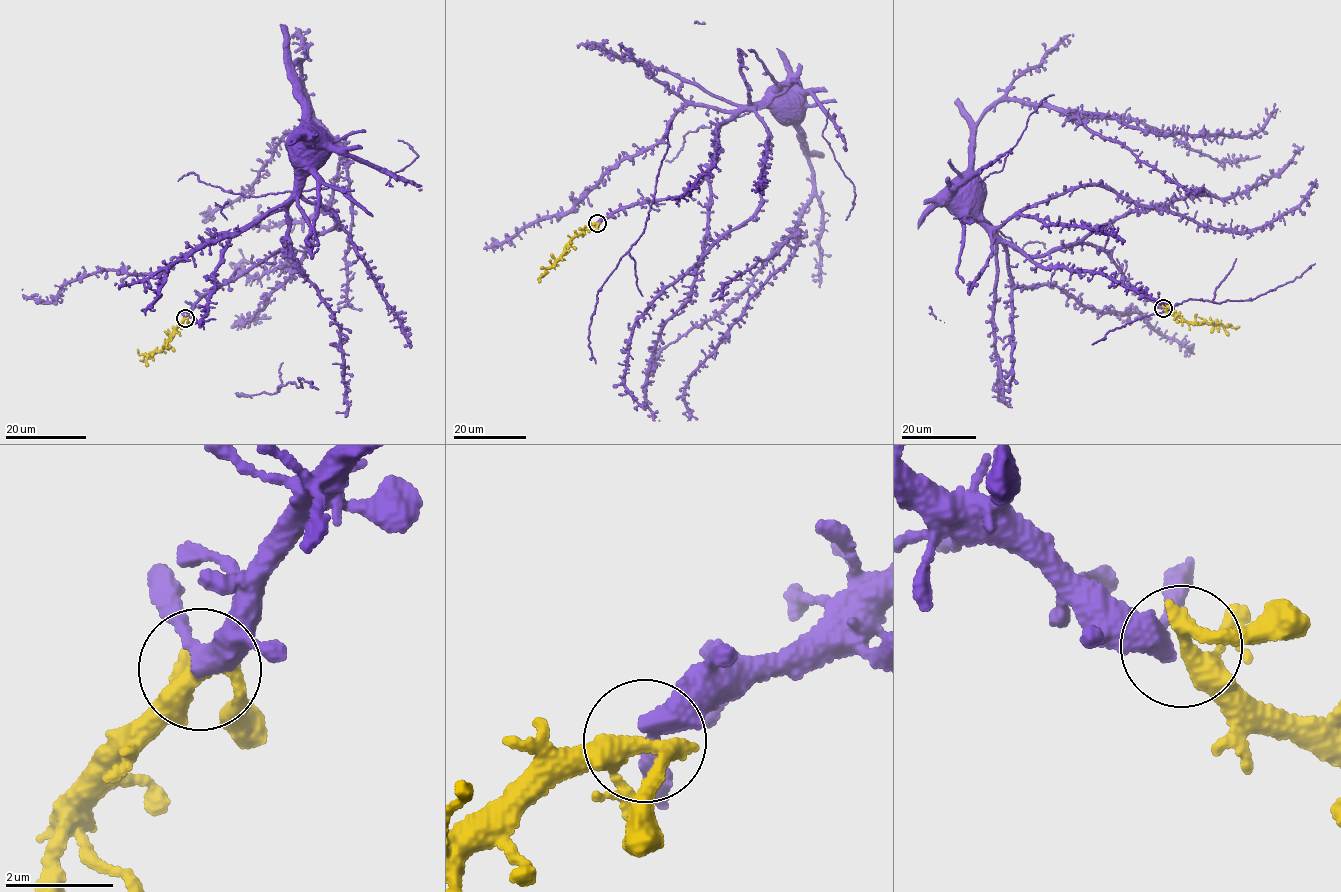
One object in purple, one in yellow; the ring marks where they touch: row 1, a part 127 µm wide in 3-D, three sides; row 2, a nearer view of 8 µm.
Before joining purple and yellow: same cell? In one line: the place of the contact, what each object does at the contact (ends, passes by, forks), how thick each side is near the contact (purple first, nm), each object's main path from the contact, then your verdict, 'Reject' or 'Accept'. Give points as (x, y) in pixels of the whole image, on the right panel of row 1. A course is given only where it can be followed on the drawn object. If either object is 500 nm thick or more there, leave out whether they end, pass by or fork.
Place: (1163, 308). At the ring purple passes by. At the ring yellow forks. Thickness 360 nm (purple) against 300 nm. Course of purple: (1162, 307), (1133, 286), (1095, 246), (1082, 242), (1037, 256), (1026, 255), (962, 216), (939, 194). Course of yellow: (1163, 307), (1186, 320), (1231, 326), (1227, 324). Accept

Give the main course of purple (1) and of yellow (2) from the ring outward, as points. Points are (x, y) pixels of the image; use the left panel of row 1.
1: (184, 318), (209, 291), (286, 249), (282, 241), (287, 227), (285, 218), (315, 145), (312, 132)
2: (185, 318), (177, 323), (160, 351), (140, 355), (138, 349)

